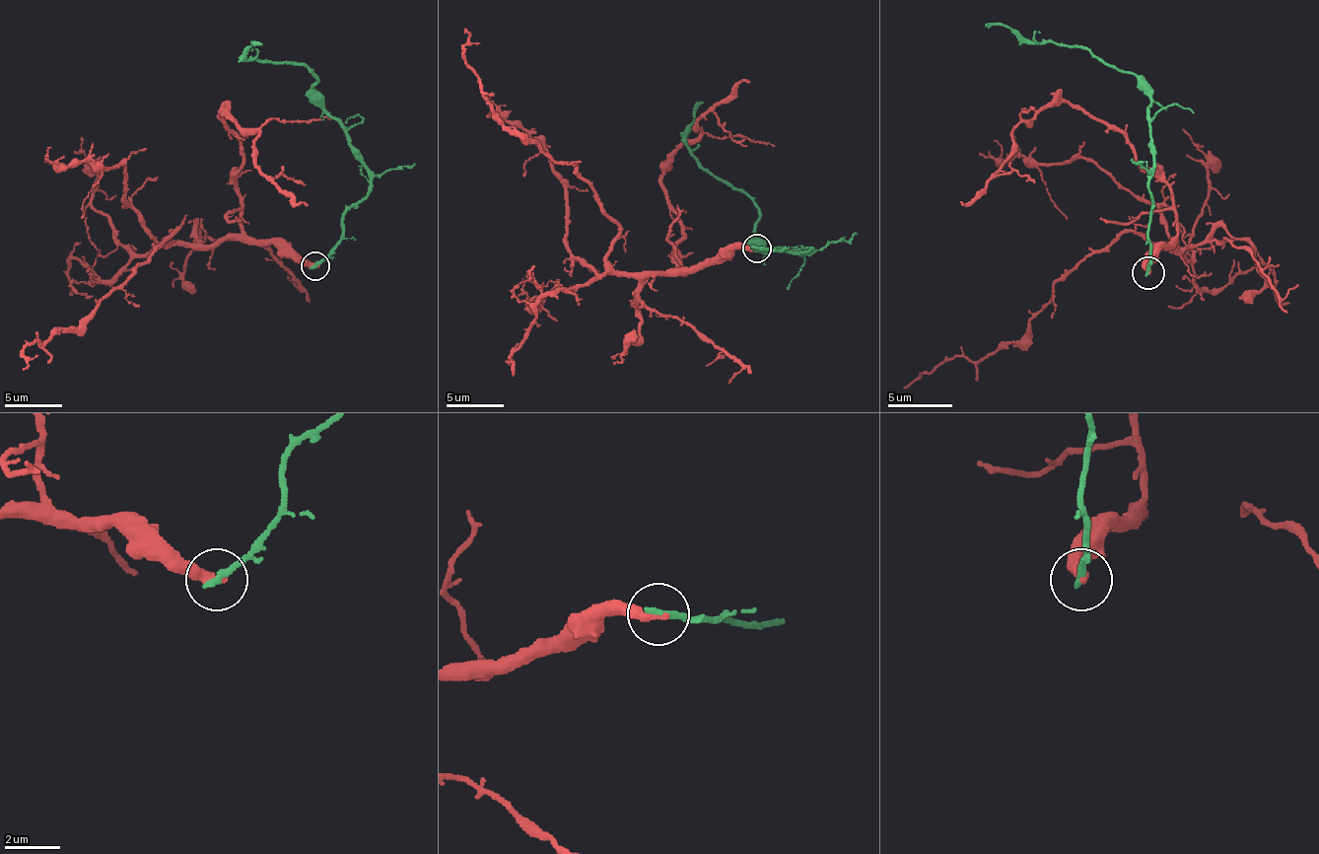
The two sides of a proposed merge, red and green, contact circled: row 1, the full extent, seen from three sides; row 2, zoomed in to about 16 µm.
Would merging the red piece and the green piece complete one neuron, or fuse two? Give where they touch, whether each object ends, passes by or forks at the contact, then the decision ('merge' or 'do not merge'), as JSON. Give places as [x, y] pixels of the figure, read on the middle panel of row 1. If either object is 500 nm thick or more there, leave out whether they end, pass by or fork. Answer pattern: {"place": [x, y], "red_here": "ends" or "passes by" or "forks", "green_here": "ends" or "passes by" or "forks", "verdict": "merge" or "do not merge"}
{"place": [756, 249], "red_here": "ends", "green_here": "ends", "verdict": "do not merge"}

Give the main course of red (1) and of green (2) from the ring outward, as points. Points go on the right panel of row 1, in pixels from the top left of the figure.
1: (1148, 271), (1168, 243), (1175, 249), (1120, 233), (1053, 285), (1017, 342), (978, 362), (952, 355), (904, 388)
2: (1148, 271), (1152, 194), (1148, 92), (1130, 72), (1101, 62), (1084, 46), (1026, 39), (1001, 24), (985, 27)

